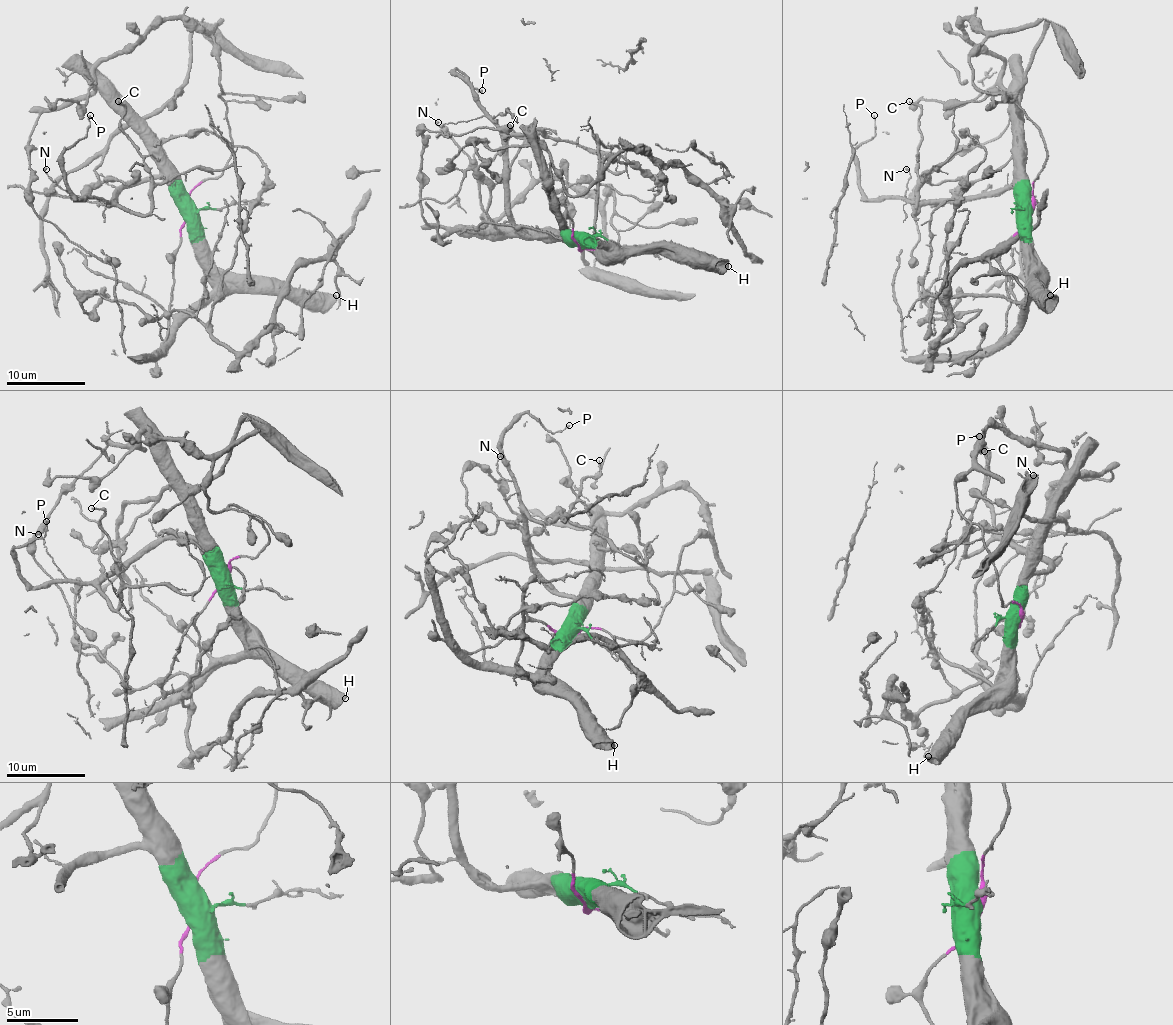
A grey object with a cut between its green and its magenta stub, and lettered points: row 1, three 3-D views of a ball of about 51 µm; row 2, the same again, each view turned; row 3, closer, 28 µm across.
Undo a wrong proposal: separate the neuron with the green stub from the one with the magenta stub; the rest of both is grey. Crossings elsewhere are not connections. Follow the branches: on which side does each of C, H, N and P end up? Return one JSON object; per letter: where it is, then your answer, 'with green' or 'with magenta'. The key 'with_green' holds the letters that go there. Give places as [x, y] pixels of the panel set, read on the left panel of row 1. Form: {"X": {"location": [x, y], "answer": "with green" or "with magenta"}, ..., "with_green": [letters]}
{"C": {"location": [118, 101], "answer": "with green"}, "H": {"location": [336, 295], "answer": "with green"}, "N": {"location": [46, 169], "answer": "with green"}, "P": {"location": [90, 115], "answer": "with green"}, "with_green": ["C", "H", "N", "P"]}

